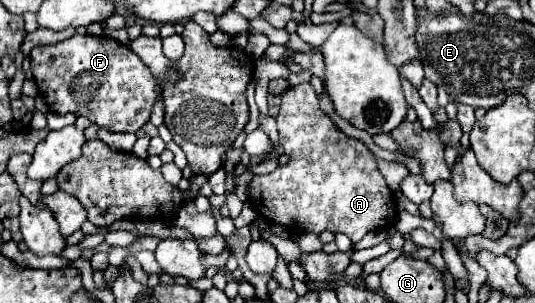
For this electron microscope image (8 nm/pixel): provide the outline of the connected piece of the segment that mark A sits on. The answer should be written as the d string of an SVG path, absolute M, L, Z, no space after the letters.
M310 82L290 86L282 94L282 104L280 104L280 114L276 118L278 122L278 134L280 134L280 144L284 152L290 156L290 162L286 166L276 168L272 174L258 176L250 182L252 190L252 202L258 208L258 214L264 216L270 222L276 222L284 226L292 234L304 234L304 232L314 232L322 234L324 230L330 232L344 232L350 236L350 240L356 244L362 240L368 232L380 230L384 226L390 226L396 220L396 202L394 196L380 174L376 160L372 152L366 148L364 142L348 138L318 106L318 96L312 88Z

